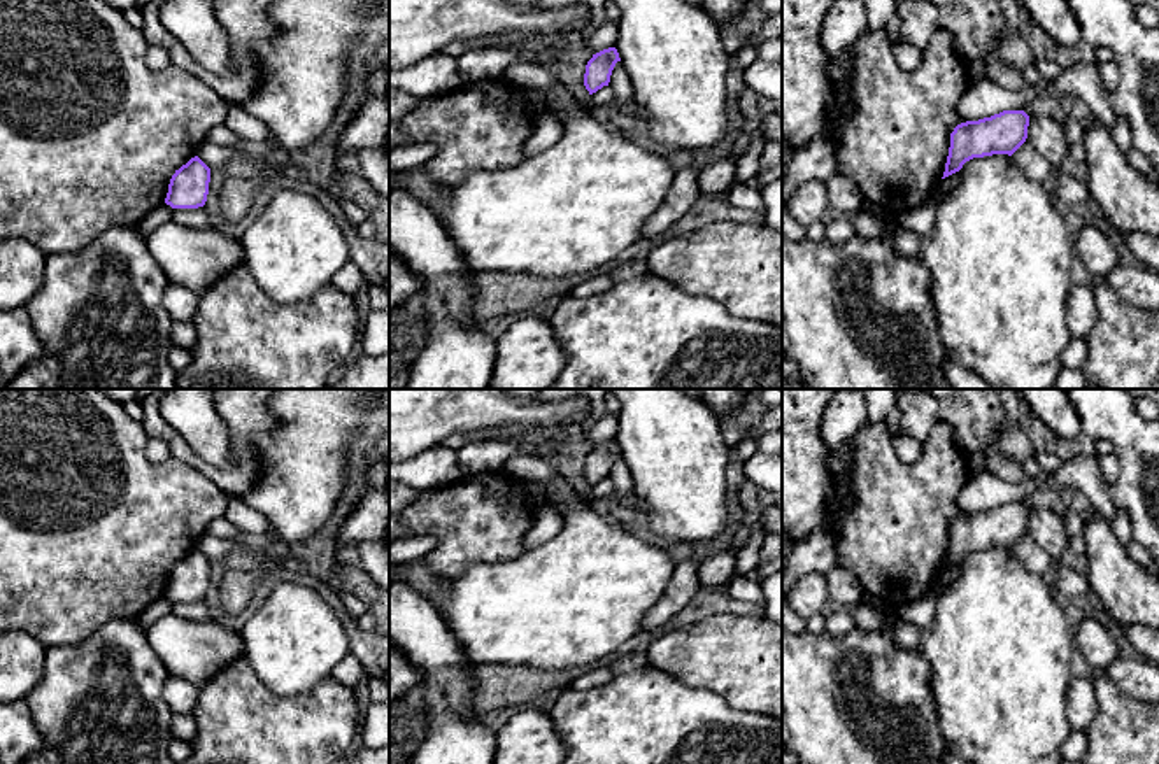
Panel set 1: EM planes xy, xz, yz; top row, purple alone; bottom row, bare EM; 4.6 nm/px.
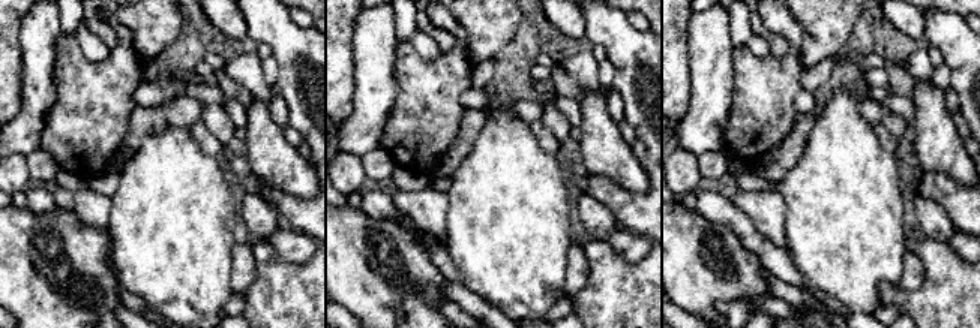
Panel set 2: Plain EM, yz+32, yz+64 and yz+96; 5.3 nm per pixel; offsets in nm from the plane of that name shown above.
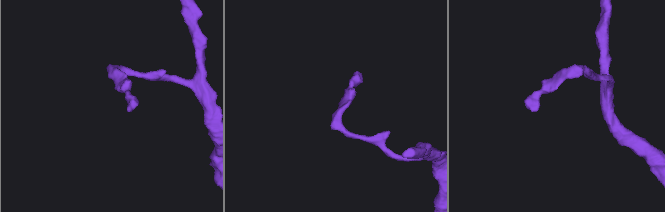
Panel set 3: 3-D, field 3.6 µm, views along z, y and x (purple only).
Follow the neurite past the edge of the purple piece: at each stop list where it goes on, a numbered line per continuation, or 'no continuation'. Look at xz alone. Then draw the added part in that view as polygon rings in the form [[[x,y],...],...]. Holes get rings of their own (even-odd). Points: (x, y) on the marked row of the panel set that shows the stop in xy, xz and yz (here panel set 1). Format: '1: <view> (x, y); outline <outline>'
no continuation

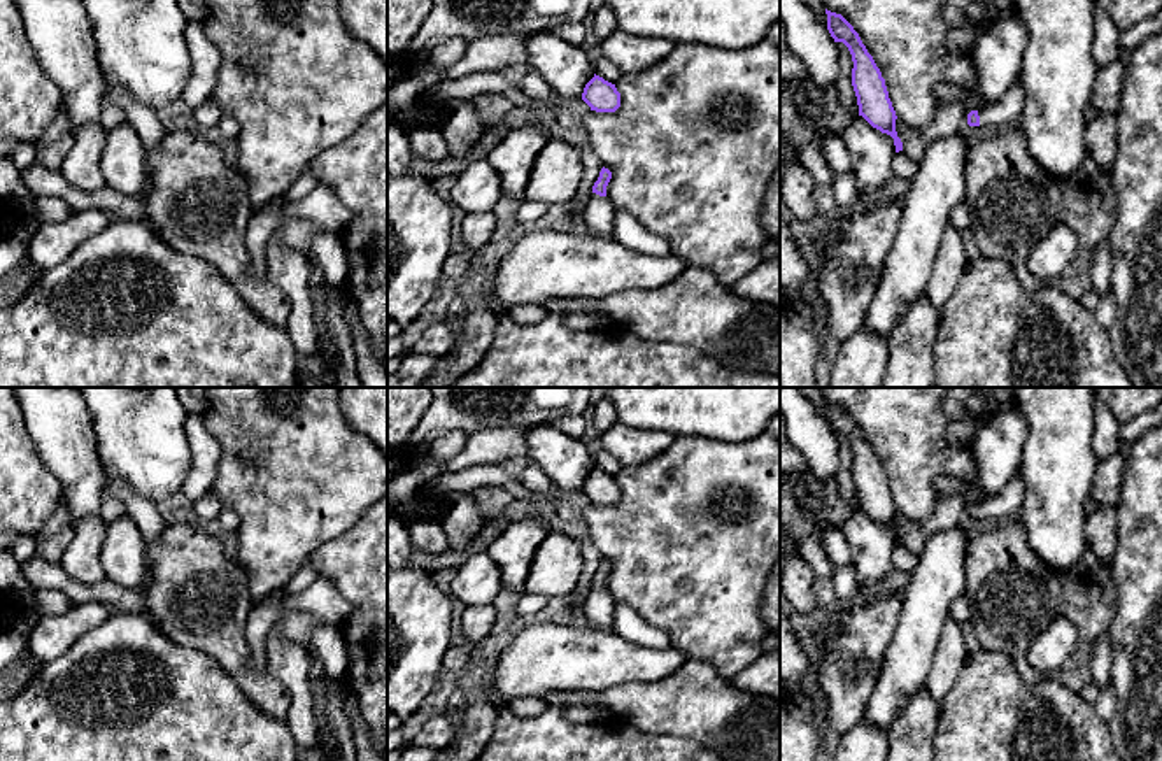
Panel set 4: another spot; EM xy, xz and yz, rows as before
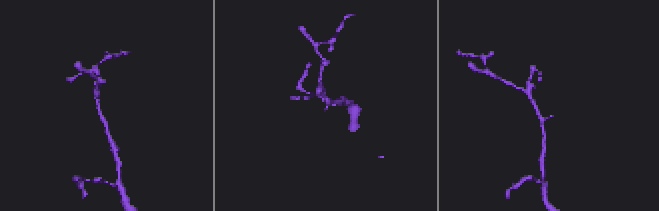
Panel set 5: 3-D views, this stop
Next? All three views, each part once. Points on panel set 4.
1: yz (1008, 109); outline [[[1020,79],[1001,96],[999,102],[978,110],[980,128],[994,126],[1003,128],[1020,121],[1025,103],[1025,93]]]

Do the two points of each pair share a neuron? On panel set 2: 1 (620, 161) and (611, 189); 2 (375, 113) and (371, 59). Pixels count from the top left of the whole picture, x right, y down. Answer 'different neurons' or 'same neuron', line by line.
1: different neurons
2: same neuron

